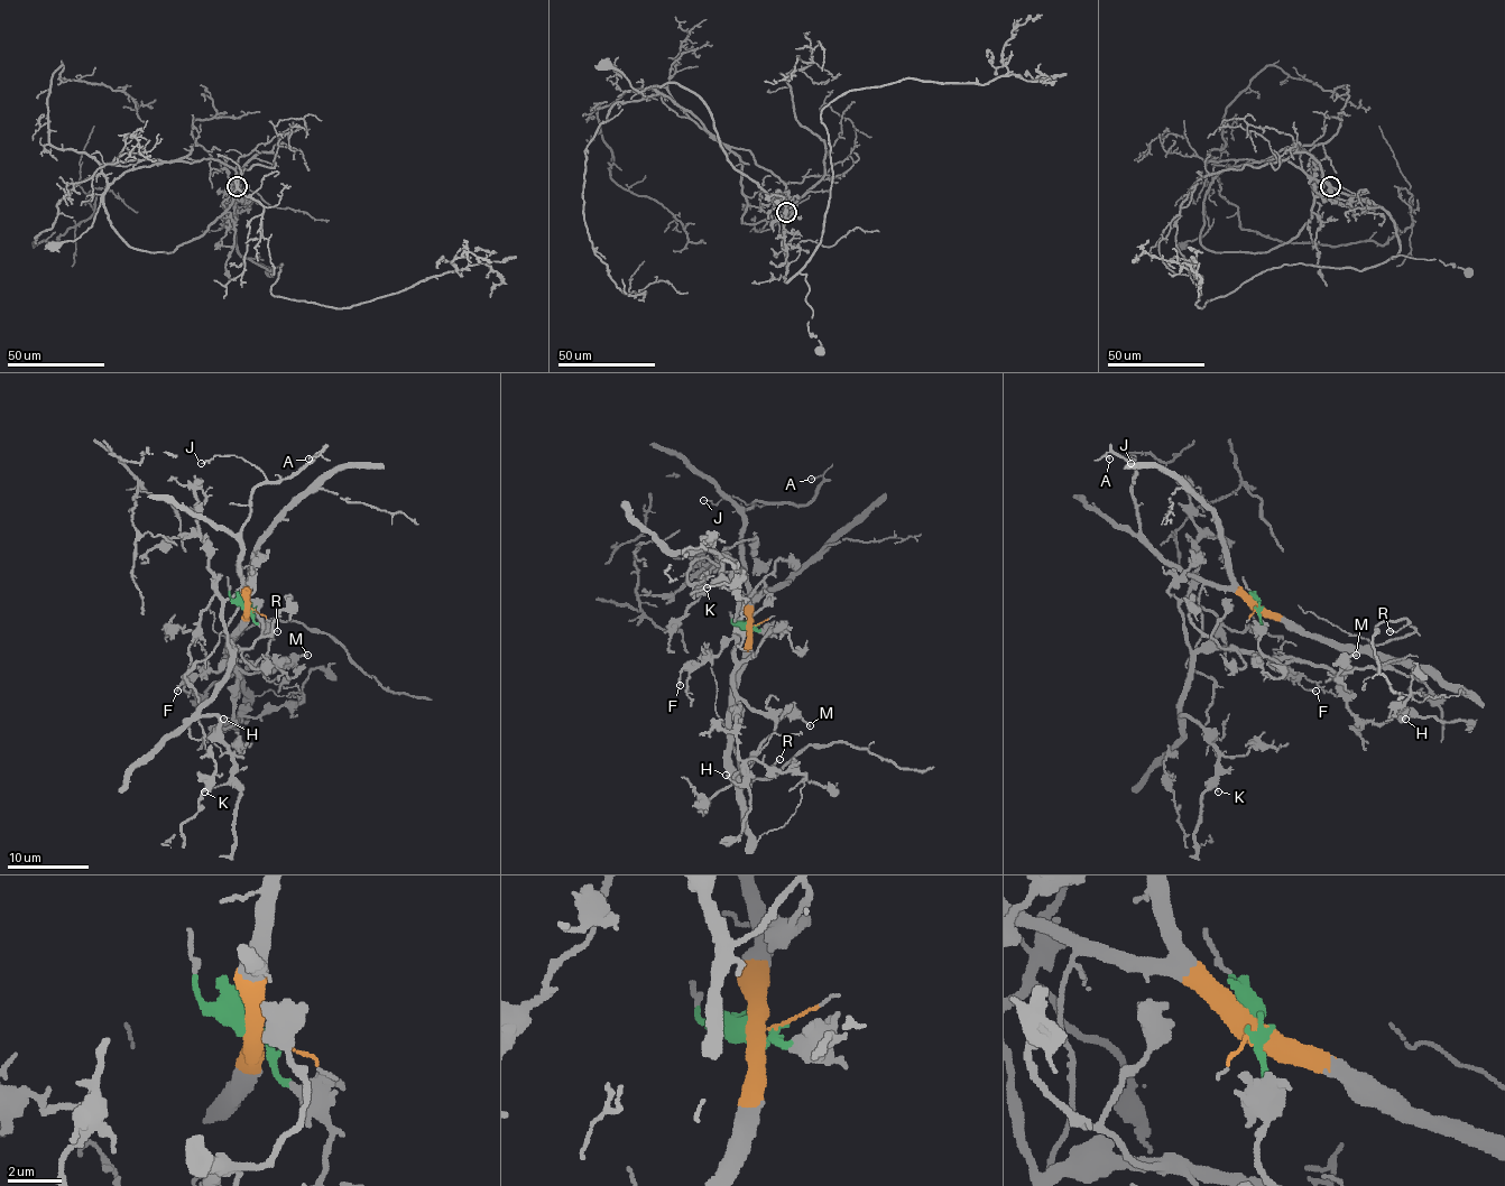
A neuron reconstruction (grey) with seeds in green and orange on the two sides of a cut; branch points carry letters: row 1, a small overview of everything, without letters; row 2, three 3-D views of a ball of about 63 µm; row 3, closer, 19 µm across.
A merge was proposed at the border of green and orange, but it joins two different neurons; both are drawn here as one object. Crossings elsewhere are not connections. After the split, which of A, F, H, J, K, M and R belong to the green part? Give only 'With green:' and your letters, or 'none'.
With green: F, H, K, M

